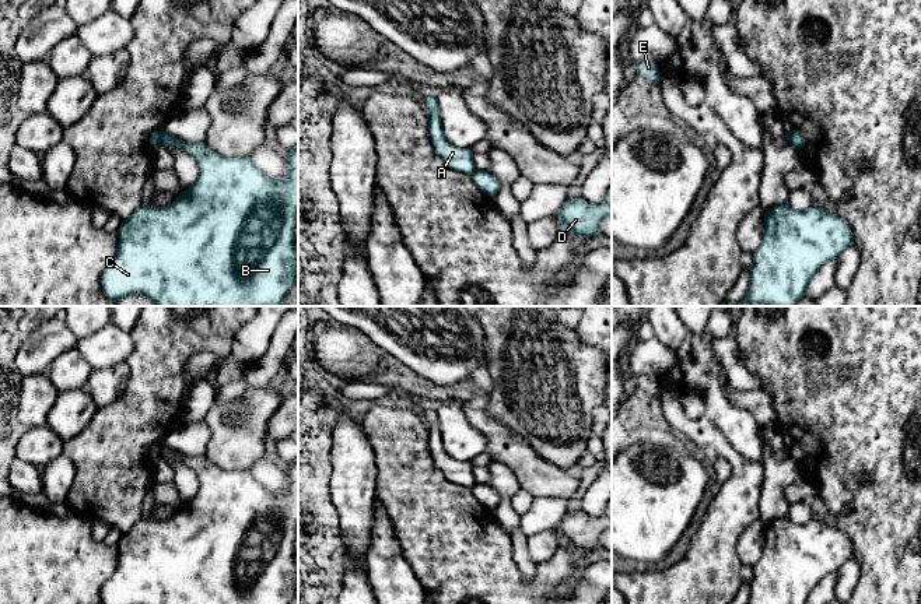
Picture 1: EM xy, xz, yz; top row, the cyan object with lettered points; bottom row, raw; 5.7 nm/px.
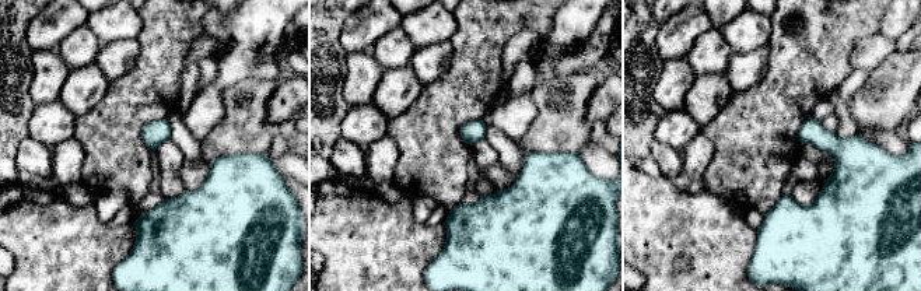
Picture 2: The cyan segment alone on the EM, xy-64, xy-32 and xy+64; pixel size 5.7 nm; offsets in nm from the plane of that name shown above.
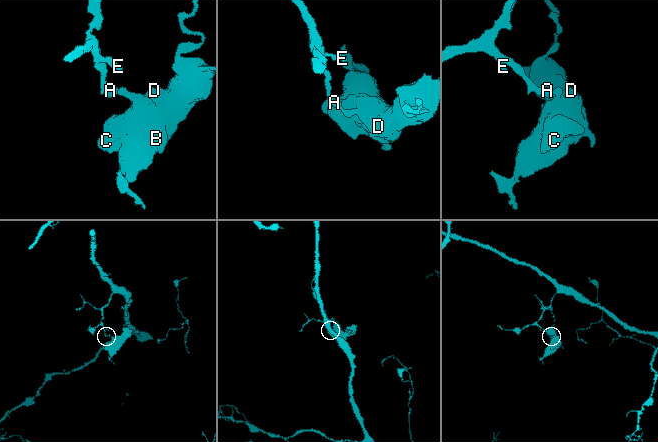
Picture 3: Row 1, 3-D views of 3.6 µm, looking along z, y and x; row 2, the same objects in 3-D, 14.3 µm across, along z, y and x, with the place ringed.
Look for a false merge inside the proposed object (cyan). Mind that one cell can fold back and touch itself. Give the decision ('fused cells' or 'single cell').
fused cells

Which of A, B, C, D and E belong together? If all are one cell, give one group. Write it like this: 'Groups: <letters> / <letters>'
Groups: A E / B C D

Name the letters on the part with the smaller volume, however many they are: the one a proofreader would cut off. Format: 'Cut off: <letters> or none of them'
Cut off: B, C, D

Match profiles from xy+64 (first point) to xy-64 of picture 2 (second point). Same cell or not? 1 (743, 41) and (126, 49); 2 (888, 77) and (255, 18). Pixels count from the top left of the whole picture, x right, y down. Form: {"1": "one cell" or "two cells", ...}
{"1": "two cells", "2": "two cells"}

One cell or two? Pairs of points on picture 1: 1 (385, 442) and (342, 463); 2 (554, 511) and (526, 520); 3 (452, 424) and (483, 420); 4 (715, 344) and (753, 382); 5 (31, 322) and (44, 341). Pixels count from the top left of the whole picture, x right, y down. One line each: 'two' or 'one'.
1: two
2: one
3: two
4: one
5: two

